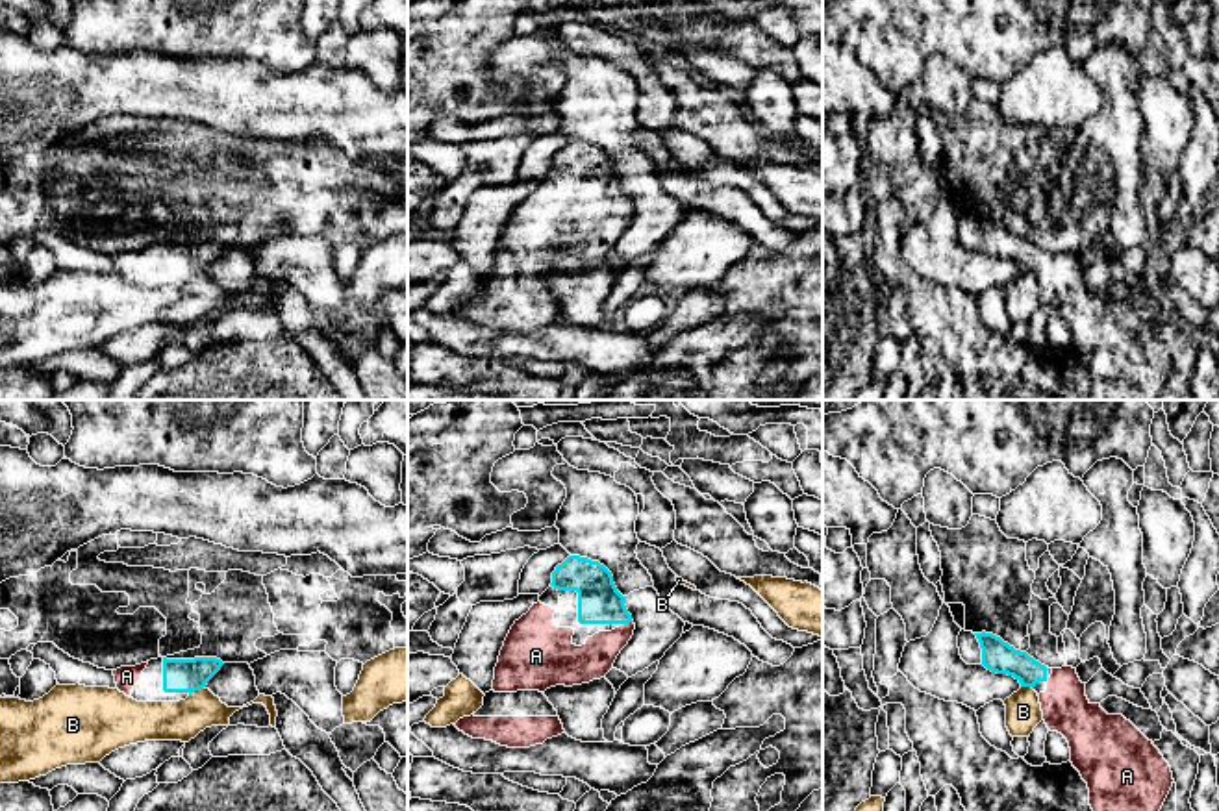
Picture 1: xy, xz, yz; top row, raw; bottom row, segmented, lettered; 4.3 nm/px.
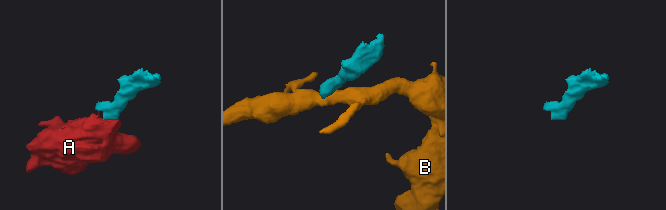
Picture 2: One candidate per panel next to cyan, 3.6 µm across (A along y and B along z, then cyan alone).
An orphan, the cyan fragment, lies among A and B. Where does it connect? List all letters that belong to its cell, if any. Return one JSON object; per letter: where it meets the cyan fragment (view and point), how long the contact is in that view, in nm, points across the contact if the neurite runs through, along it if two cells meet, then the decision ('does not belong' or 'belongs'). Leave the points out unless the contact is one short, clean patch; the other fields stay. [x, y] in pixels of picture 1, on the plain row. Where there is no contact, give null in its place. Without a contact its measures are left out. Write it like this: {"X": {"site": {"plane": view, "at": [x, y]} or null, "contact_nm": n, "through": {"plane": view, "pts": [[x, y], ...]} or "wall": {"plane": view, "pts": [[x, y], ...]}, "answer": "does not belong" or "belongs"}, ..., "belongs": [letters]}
{"A": {"site": {"plane": "xz", "at": [627, 208]}, "contact_nm": 50, "answer": "belongs"}, "B": {"site": {"plane": "xy", "at": [197, 274]}, "contact_nm": 80, "wall": {"plane": "xy", "pts": [[204, 271], [189, 280]]}, "answer": "does not belong"}, "belongs": ["A"]}

